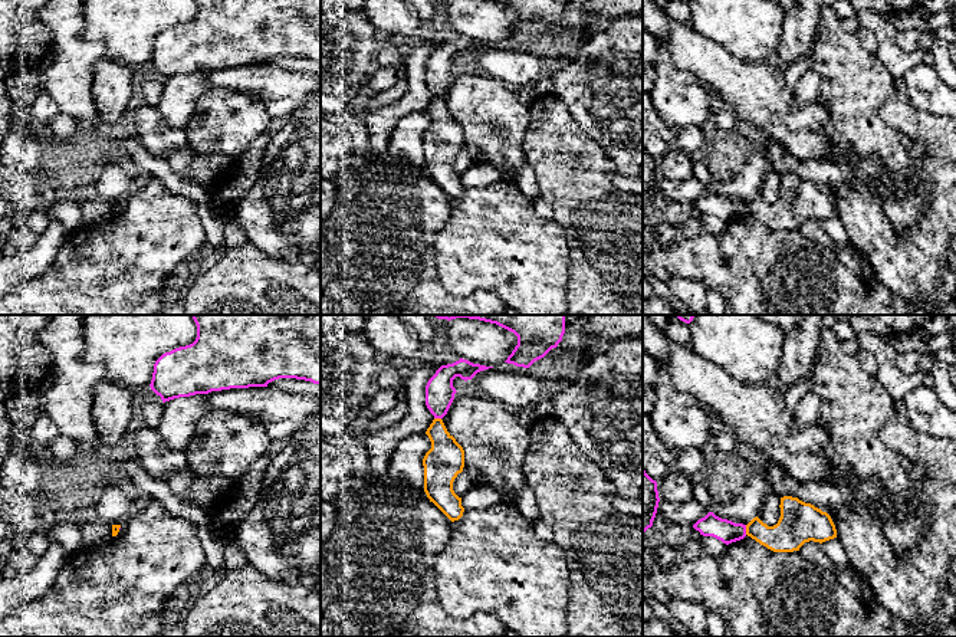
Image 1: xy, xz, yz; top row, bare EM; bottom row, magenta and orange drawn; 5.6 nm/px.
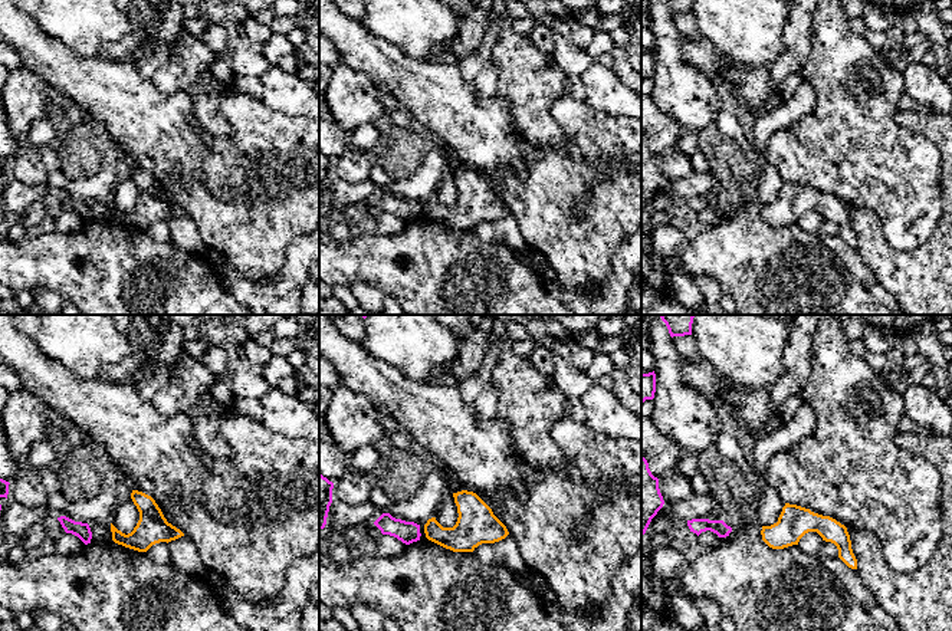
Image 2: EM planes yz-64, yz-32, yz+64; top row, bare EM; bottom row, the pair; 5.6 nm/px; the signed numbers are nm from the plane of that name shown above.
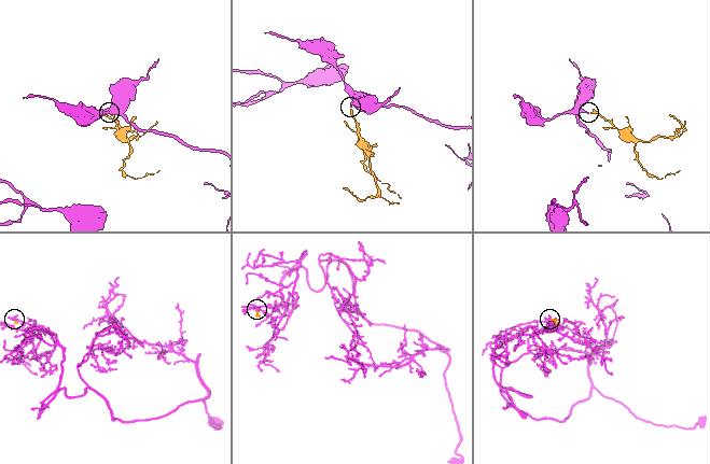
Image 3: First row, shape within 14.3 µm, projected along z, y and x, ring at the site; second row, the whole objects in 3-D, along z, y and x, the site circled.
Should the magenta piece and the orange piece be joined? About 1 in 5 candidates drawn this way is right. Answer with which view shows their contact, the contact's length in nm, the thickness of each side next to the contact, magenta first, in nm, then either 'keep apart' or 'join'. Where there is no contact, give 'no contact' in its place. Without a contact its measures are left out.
yz | 60 nm | 130/190 nm | keep apart

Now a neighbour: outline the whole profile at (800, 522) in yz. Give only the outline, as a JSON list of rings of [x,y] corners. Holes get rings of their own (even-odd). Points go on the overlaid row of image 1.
[[[781,498],[781,518],[768,526],[758,516],[746,525],[746,535],[773,552],[794,552],[809,541],[837,538],[837,529],[827,512],[798,498]]]

